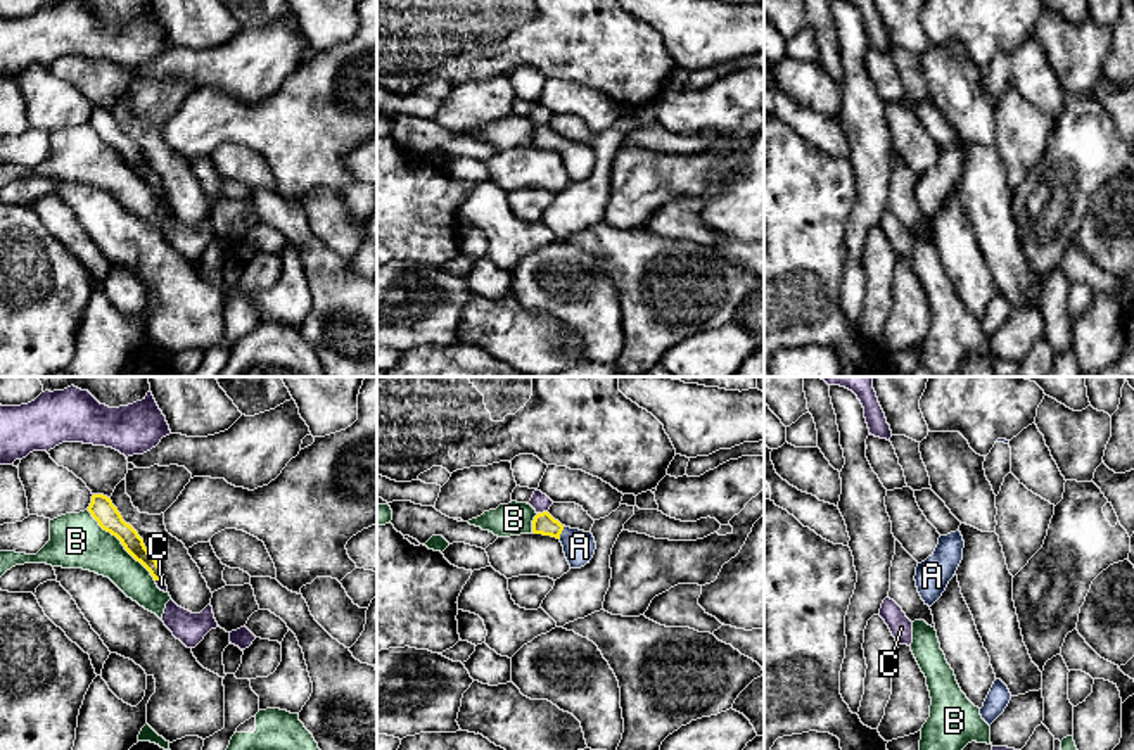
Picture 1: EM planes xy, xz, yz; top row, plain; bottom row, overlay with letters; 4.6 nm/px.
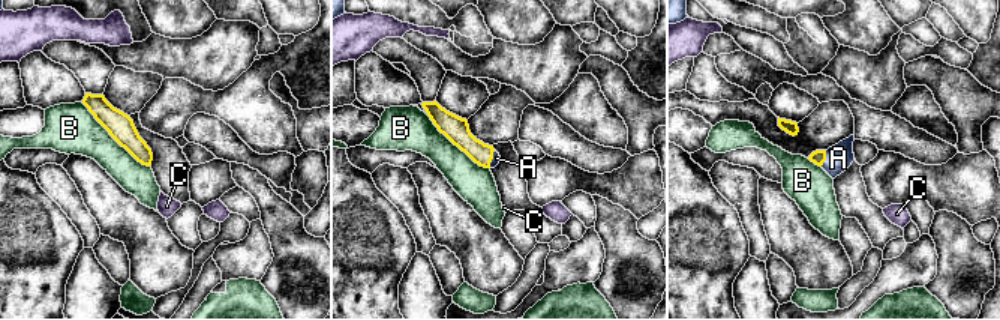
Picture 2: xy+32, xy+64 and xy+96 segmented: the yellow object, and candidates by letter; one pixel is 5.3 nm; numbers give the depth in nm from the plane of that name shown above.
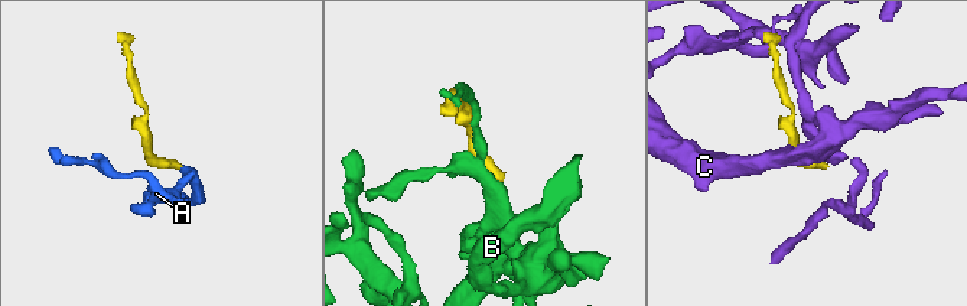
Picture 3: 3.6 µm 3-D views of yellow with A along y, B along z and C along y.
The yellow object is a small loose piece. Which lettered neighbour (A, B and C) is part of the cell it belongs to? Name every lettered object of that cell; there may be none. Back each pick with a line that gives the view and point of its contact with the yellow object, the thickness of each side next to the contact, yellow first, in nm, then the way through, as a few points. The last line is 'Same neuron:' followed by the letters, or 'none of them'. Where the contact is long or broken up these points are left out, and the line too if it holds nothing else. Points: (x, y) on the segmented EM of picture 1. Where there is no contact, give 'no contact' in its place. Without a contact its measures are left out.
A: xz (560, 533) | 100/150 nm | across xz (545, 524), (560, 533), (579, 546)
Same neuron: A

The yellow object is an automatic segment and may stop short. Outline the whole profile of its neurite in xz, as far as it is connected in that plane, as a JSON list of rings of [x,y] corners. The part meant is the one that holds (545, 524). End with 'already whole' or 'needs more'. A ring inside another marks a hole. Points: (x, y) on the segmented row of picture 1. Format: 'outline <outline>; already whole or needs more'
outline [[[548,512],[538,513],[532,520],[532,532],[557,537],[570,569],[581,569],[595,555],[596,543],[591,532],[570,529],[555,520]]]; needs more

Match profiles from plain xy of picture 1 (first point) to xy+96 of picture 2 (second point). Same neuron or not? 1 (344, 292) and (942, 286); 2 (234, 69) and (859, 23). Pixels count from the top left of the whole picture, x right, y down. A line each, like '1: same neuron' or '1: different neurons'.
1: same neuron
2: different neurons

